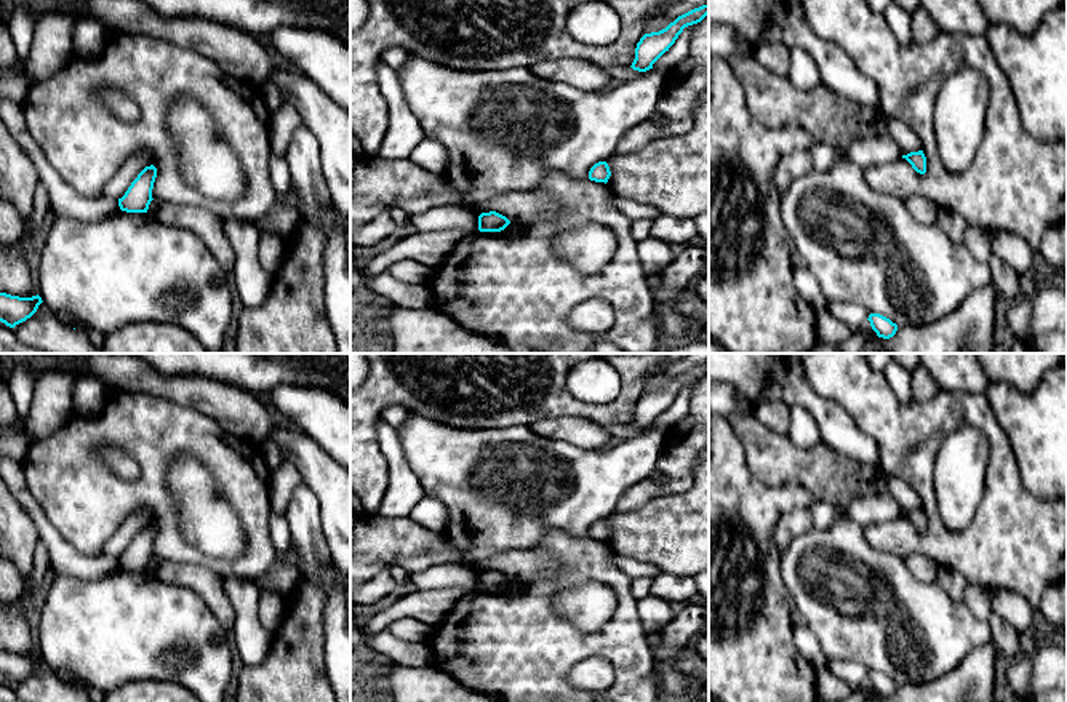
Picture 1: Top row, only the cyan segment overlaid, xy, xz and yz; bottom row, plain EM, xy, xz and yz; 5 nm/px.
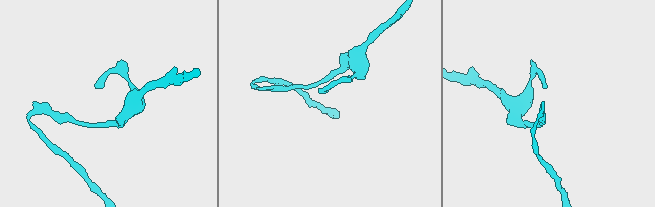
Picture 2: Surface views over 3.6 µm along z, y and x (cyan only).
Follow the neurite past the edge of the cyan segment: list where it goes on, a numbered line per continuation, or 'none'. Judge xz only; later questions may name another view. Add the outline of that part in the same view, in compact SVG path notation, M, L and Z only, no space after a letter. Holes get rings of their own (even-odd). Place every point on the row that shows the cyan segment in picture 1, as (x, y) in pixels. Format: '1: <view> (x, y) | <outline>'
none

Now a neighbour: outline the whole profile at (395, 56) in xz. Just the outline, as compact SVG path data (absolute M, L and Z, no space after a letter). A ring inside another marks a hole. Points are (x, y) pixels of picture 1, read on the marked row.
M389 46L382 51L382 62L389 64L394 70L400 70L408 58L408 53L400 46Z

